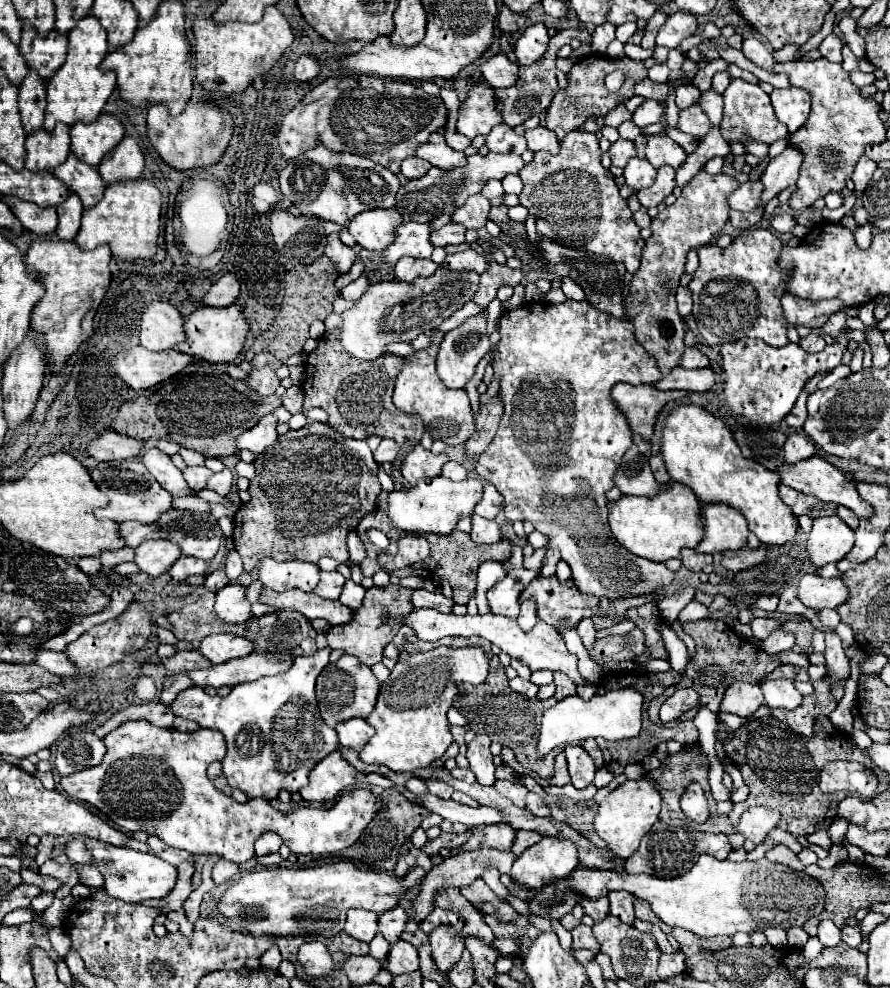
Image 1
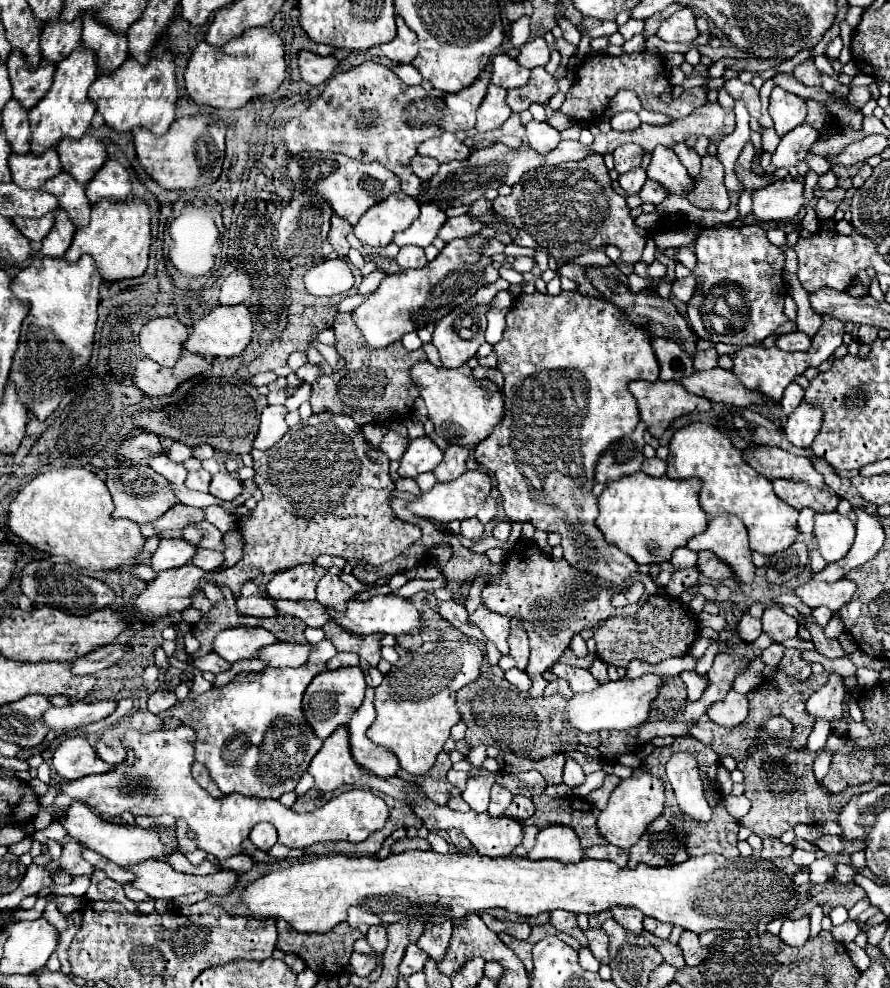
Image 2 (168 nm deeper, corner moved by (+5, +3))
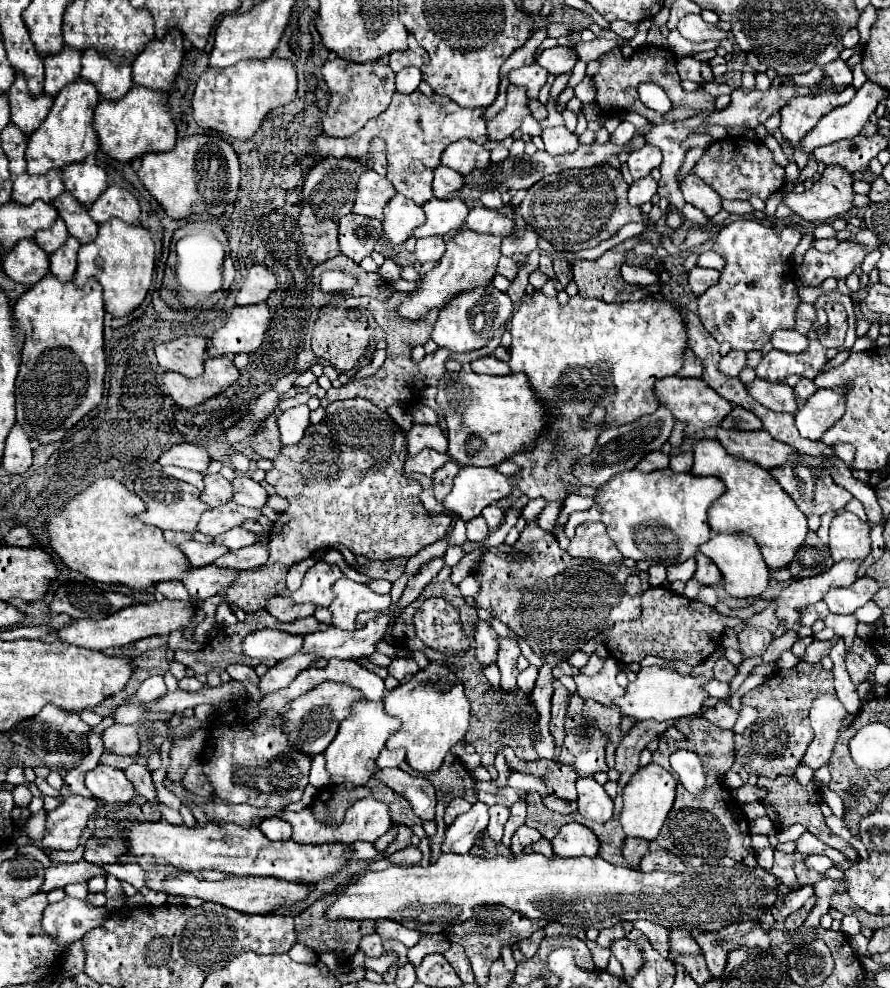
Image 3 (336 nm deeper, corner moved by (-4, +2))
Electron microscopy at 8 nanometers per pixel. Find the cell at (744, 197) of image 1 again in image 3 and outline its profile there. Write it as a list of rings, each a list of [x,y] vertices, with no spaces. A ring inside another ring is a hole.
[[[828,165],[814,189],[804,193],[786,191],[782,203],[806,221],[826,221],[852,209],[852,181],[854,177],[838,165]]]

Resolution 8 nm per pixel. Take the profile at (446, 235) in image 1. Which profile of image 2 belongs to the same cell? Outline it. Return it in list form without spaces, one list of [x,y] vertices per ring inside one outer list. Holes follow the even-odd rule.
[[[463,214],[463,216],[455,216],[455,218],[449,218],[441,232],[439,232],[439,238],[445,240],[445,242],[451,242],[455,238],[469,238],[473,234],[479,234],[483,228],[487,228],[485,222],[469,216],[469,214]]]

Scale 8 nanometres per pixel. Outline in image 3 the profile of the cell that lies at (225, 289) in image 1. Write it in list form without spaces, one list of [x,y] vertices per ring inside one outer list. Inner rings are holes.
[[[255,263],[250,267],[240,291],[236,295],[236,302],[240,306],[265,302],[268,295],[274,291],[274,273],[264,267],[264,263]]]

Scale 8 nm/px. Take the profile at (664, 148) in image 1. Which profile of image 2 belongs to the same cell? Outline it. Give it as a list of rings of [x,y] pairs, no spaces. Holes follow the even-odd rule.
[[[657,148],[657,152],[653,152],[653,160],[651,166],[647,168],[647,176],[659,182],[669,194],[687,196],[695,188],[685,166],[679,162],[677,154],[669,148]]]

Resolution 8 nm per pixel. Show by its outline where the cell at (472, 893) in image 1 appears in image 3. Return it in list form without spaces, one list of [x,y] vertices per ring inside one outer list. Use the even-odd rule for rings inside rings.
[[[534,933],[522,941],[518,941],[518,949],[524,953],[524,955],[534,955],[538,951],[538,945],[540,945],[540,933]]]

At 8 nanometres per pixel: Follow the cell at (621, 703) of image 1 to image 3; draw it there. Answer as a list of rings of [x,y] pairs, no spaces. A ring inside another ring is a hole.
[[[644,667],[638,673],[638,679],[634,683],[628,683],[626,693],[622,697],[614,699],[614,707],[636,721],[656,719],[656,721],[668,721],[668,719],[680,719],[688,715],[696,715],[704,701],[708,699],[708,693],[702,689],[704,677],[690,677],[680,675],[670,667]]]

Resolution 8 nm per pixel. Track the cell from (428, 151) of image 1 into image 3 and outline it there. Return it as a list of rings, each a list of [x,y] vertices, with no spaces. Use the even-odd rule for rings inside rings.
[[[460,139],[446,147],[440,157],[442,165],[452,167],[458,173],[470,173],[476,167],[486,167],[490,161],[490,151],[482,145],[476,145],[470,139]]]

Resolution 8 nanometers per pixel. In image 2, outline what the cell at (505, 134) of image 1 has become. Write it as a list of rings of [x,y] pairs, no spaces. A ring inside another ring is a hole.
[[[511,114],[511,118],[505,120],[501,130],[503,130],[503,134],[513,134],[513,136],[519,136],[519,138],[525,136],[525,126],[521,124],[519,114]]]

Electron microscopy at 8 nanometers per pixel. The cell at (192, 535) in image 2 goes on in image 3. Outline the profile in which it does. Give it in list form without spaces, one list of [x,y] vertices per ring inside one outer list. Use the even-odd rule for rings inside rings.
[[[234,527],[234,529],[230,529],[228,533],[222,533],[222,535],[218,535],[216,539],[214,539],[214,543],[222,543],[222,545],[226,545],[228,549],[242,549],[242,547],[248,547],[248,545],[252,545],[256,541],[256,533],[250,533],[250,531],[246,531],[246,529],[242,529],[242,527]]]

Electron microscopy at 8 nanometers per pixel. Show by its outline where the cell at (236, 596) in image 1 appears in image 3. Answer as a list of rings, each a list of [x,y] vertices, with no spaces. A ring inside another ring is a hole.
[[[270,597],[270,603],[266,603],[266,611],[274,615],[278,621],[296,621],[302,617],[308,617],[314,613],[314,605],[296,605],[290,601],[290,597]]]

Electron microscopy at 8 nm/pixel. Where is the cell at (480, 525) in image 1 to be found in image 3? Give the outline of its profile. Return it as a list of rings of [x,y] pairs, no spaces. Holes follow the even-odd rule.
[[[482,515],[474,517],[472,521],[468,521],[466,527],[468,527],[468,541],[482,543],[488,537],[488,525],[486,525],[486,521],[484,521]]]

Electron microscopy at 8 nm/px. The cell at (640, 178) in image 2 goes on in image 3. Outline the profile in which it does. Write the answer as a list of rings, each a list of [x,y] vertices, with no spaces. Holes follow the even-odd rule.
[[[652,175],[634,181],[628,191],[628,203],[630,205],[644,205],[646,201],[650,201],[656,195],[656,187],[658,187],[658,183],[654,181]]]

